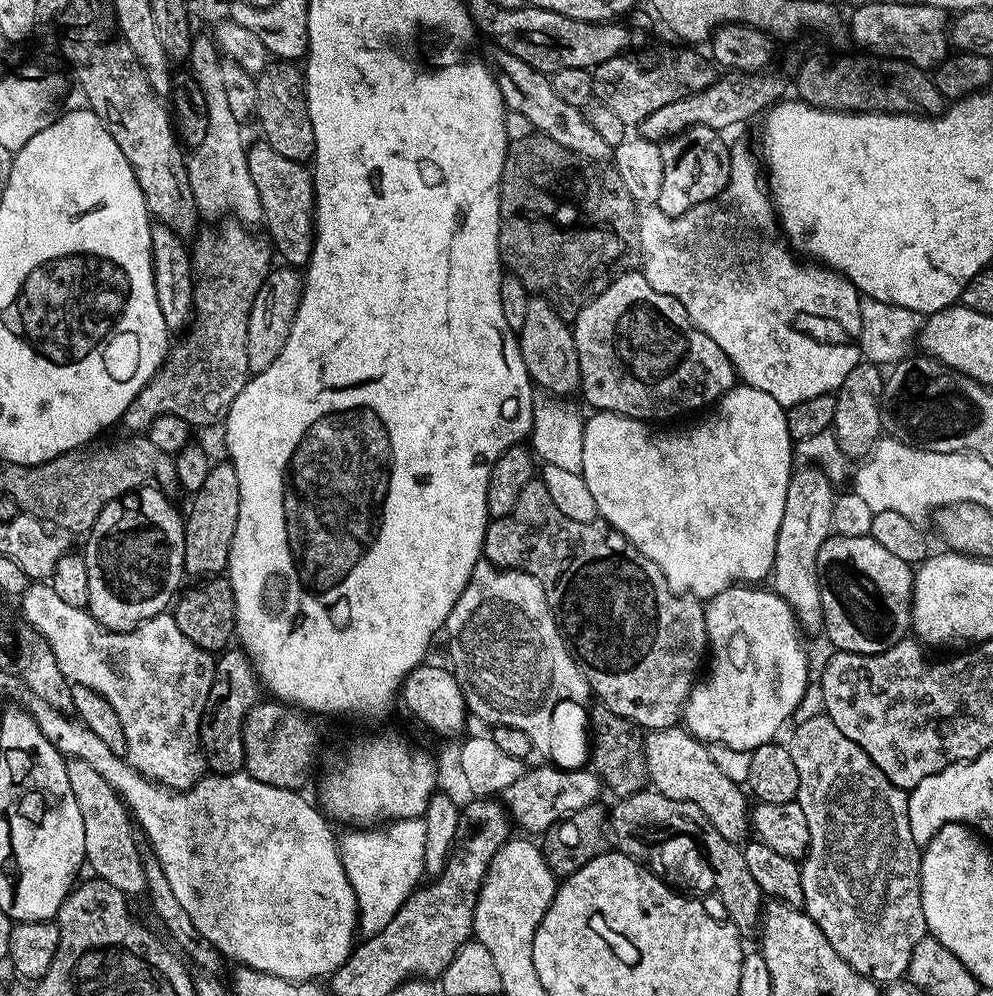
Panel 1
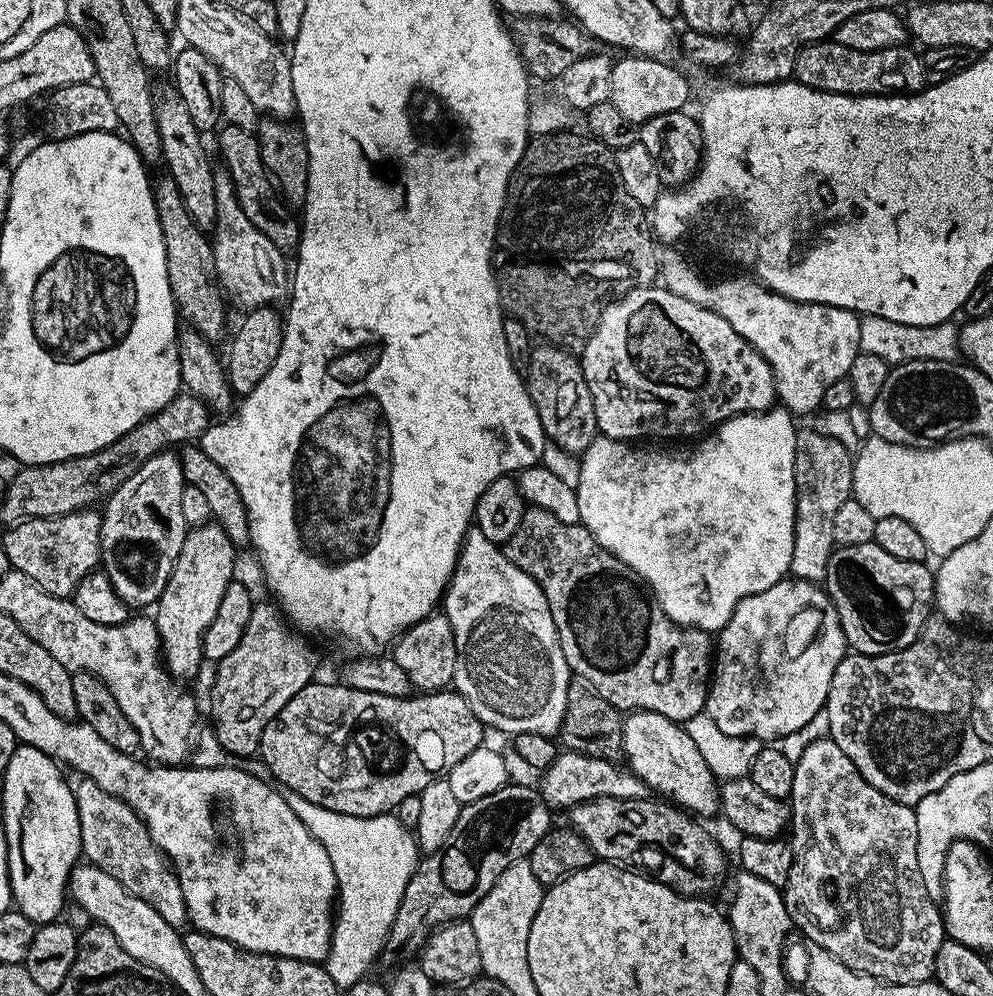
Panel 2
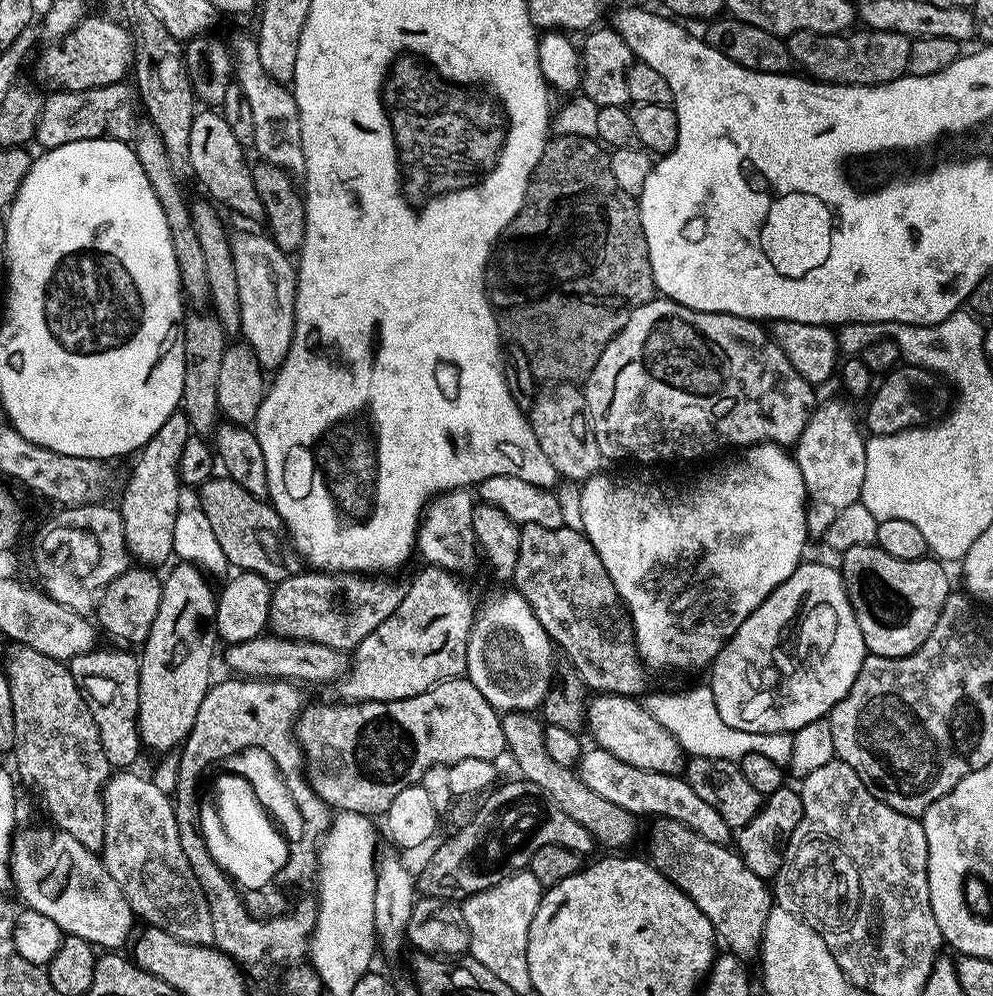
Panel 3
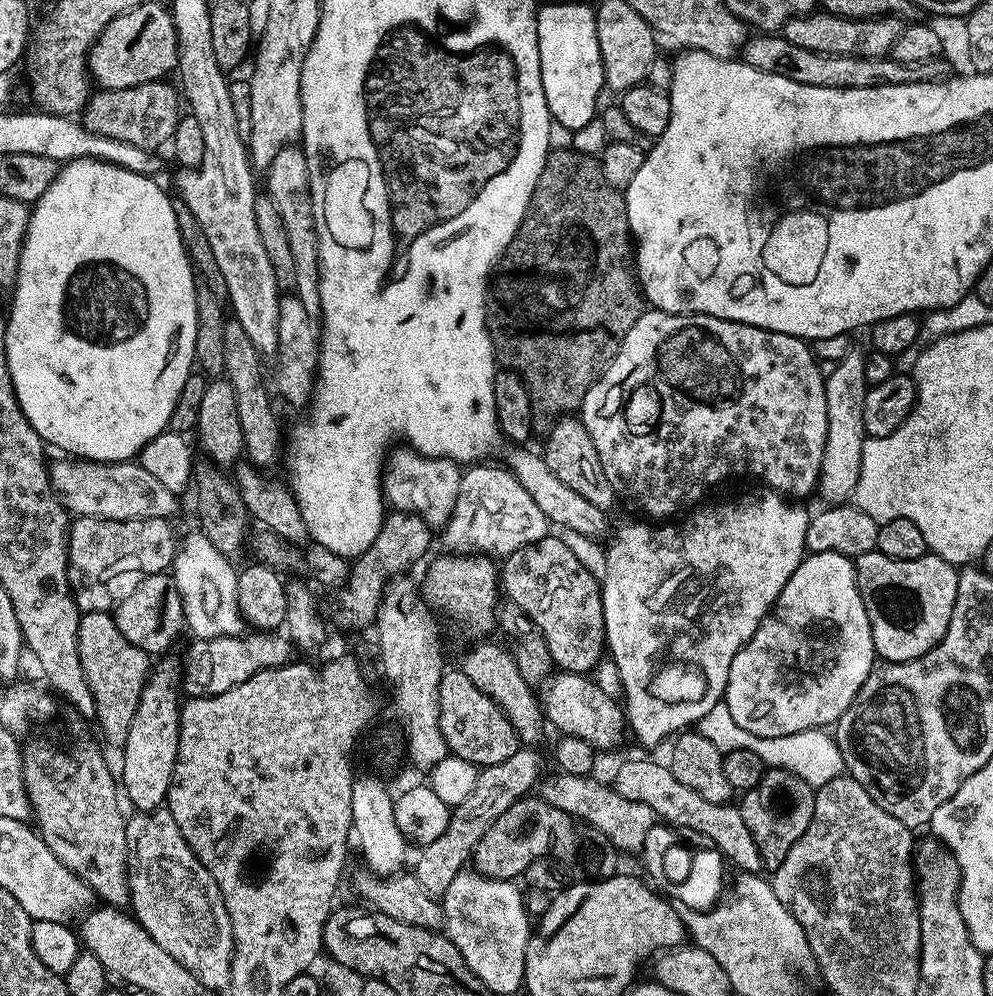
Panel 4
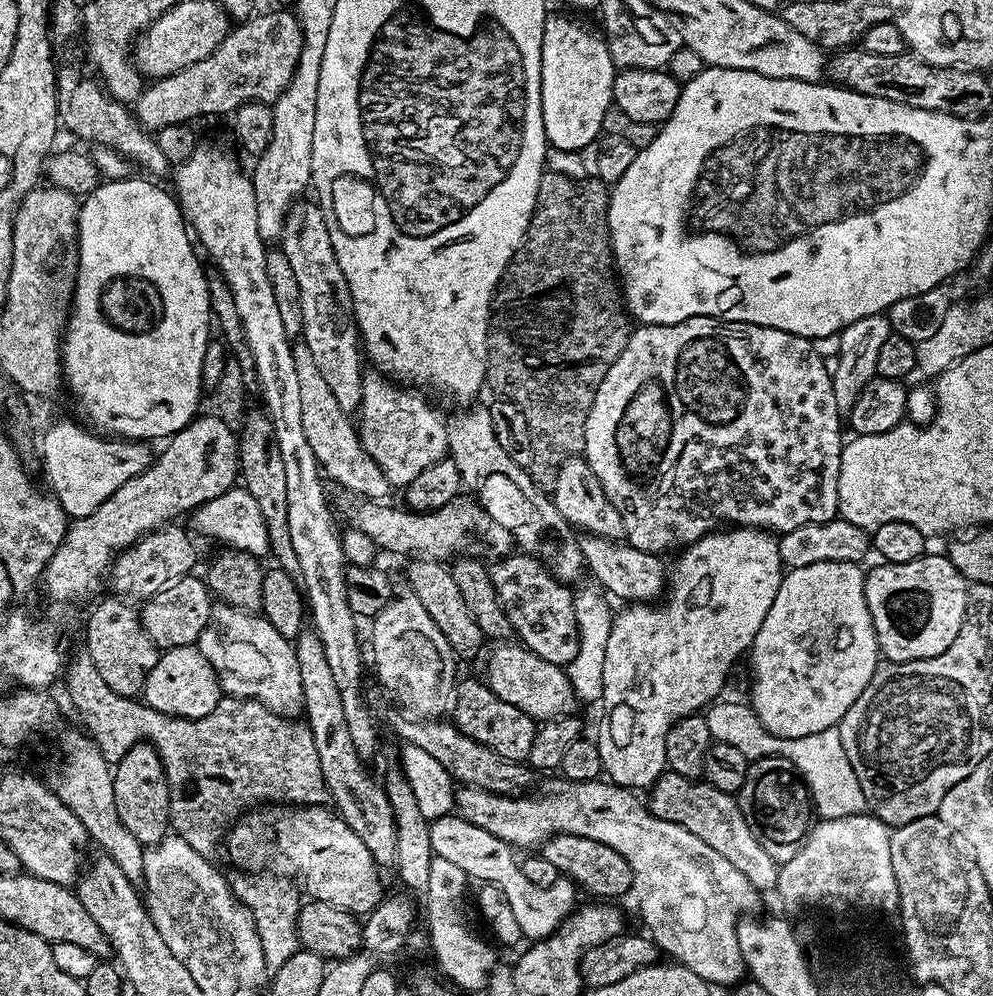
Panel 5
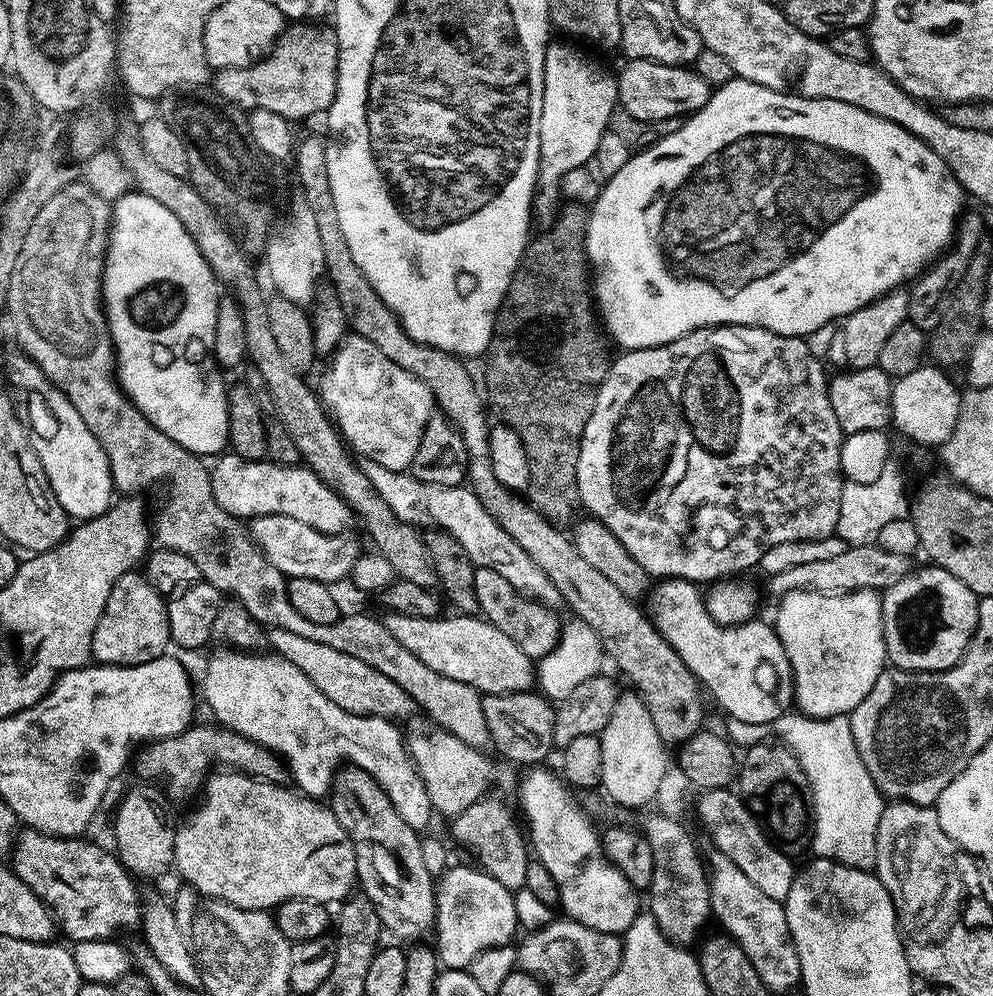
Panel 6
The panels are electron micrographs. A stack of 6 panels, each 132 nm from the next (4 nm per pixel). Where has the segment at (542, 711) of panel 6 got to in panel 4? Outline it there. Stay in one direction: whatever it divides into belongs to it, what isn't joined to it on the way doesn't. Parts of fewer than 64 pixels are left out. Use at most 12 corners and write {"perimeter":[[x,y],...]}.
{"perimeter":[[459,670],[440,683],[449,753],[477,766],[522,747],[504,711]]}

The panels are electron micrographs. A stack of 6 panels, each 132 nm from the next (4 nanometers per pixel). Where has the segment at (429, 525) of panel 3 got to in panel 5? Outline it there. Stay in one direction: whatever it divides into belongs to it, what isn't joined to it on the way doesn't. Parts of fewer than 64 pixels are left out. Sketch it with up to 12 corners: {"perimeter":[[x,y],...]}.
{"perimeter":[[376,370],[358,411],[360,440],[389,485],[449,455],[448,426]]}

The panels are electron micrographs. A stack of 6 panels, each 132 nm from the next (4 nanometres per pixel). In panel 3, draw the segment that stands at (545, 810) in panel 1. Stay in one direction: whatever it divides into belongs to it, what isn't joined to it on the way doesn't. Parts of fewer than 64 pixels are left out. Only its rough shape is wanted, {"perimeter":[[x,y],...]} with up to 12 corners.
{"perimeter":[[605,748],[578,775],[637,818],[674,818],[728,844],[733,829],[683,775],[638,770]]}

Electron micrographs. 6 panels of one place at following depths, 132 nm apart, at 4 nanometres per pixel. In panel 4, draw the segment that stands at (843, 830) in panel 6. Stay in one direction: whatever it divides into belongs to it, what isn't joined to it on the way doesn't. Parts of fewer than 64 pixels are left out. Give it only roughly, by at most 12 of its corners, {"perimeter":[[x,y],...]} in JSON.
{"perimeter":[[724,701],[696,728],[718,751],[752,750],[813,788],[845,771],[835,737],[807,728],[762,738]]}

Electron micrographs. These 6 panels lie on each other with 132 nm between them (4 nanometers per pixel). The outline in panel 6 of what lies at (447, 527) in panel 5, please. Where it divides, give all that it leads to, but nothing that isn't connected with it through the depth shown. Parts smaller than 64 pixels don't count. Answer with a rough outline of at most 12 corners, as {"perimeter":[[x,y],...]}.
{"perimeter":[[224,454],[212,493],[234,517],[286,514],[344,534],[353,508],[307,466]]}

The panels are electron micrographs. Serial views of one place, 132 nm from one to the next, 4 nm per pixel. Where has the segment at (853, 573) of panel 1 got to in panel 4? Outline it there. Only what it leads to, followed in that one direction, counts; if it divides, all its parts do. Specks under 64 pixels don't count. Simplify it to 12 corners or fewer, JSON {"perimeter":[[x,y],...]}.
{"perimeter":[[940,556],[855,557],[877,657],[940,643],[958,594]]}

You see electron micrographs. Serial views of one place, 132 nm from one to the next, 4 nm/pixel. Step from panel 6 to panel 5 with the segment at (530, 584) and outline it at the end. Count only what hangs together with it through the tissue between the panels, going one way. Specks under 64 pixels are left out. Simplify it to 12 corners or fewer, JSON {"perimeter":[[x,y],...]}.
{"perimeter":[[293,343],[302,427],[323,475],[353,497],[390,485],[310,346]]}

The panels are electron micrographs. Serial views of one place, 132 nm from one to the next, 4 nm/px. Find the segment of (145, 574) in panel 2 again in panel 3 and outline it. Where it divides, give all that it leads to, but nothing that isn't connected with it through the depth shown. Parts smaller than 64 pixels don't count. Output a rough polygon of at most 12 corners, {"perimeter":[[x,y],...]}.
{"perimeter":[[183,411],[135,457],[118,507],[133,561],[173,555]]}

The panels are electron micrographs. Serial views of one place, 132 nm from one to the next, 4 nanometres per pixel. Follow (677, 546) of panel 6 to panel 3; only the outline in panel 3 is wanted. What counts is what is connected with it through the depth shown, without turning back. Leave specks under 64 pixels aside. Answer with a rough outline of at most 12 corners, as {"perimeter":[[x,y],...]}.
{"perimeter":[[638,306],[582,384],[605,461],[795,445],[761,325]]}

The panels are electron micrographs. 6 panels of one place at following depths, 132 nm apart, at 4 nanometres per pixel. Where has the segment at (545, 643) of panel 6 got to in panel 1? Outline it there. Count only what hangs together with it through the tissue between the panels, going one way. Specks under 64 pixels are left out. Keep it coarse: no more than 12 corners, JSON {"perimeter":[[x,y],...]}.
{"perimeter":[[543,480],[482,556],[542,586],[591,695],[675,728],[705,605]]}

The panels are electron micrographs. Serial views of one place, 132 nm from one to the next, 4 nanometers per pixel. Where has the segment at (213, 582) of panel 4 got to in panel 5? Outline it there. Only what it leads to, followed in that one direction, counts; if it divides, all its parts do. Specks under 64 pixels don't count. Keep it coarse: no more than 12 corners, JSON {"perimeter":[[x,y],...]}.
{"perimeter":[[217,603],[198,647],[221,693],[296,714],[293,641]]}

